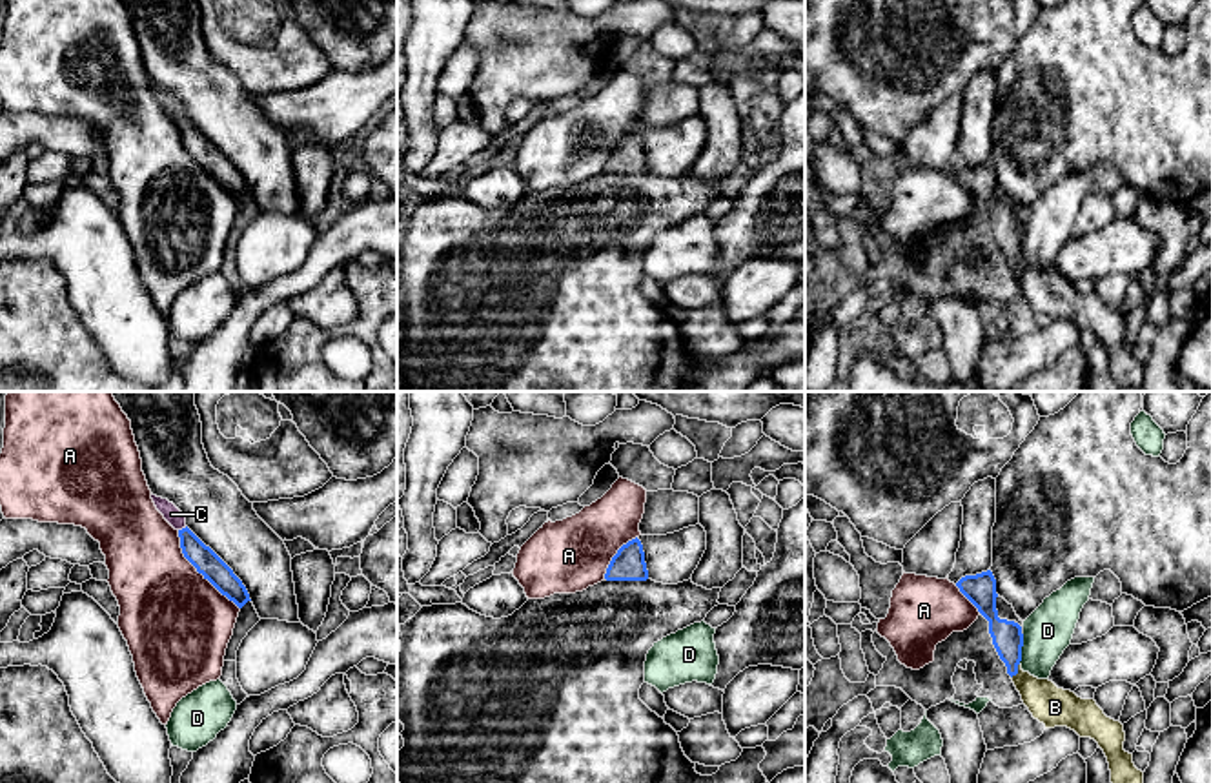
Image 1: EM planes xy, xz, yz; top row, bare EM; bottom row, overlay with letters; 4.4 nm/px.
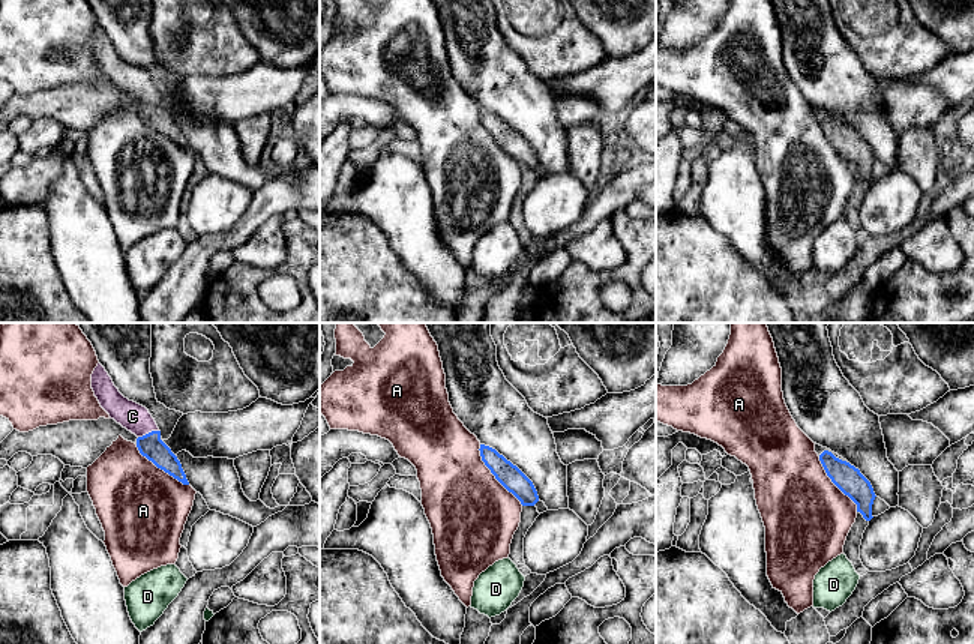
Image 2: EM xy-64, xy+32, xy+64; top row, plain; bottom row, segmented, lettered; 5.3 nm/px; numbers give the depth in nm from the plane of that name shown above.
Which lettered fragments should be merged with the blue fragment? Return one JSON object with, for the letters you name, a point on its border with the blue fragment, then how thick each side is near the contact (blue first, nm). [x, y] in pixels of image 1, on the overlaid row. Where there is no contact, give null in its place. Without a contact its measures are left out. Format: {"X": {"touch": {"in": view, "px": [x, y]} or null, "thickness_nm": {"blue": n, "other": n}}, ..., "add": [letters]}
{"B": {"touch": {"in": "yz", "px": [1017, 671]}, "thickness_nm": {"blue": 140, "other": 180}}, "C": {"touch": {"in": "xy", "px": [183, 528]}, "thickness_nm": {"blue": 110, "other": 80}}, "add": ["B", "C"]}

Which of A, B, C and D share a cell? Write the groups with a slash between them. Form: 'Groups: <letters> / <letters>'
Groups: A / B C / D

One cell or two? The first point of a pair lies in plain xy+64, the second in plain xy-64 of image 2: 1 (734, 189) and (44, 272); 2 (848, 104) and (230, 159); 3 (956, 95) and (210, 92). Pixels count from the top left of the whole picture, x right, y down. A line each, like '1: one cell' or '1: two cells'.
1: two cells
2: one cell
3: one cell

